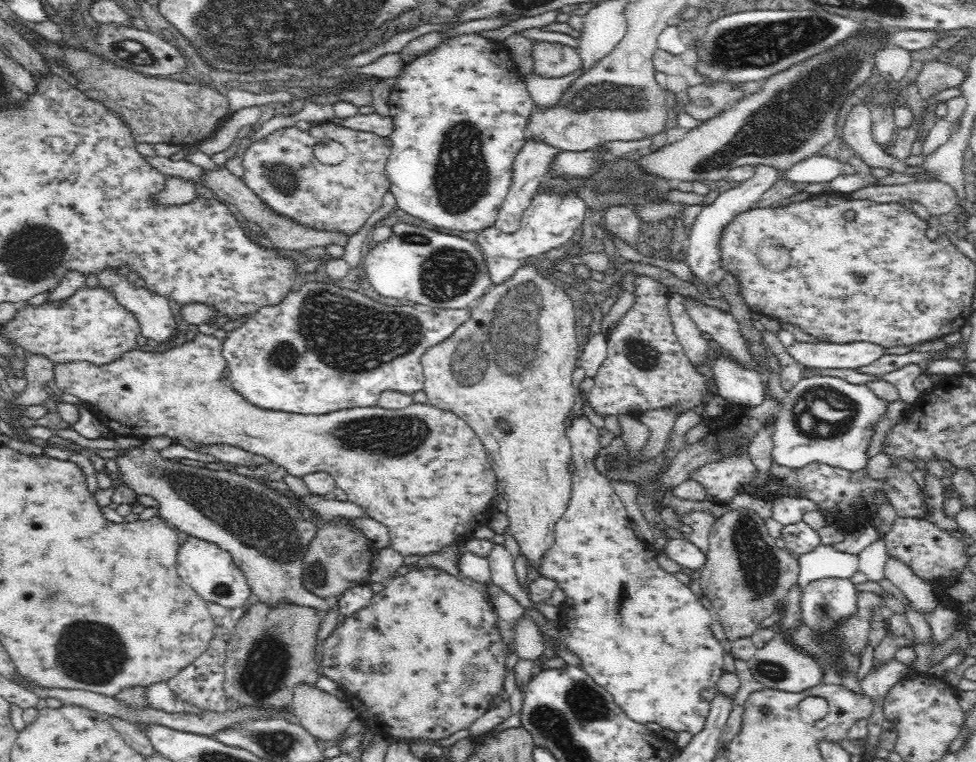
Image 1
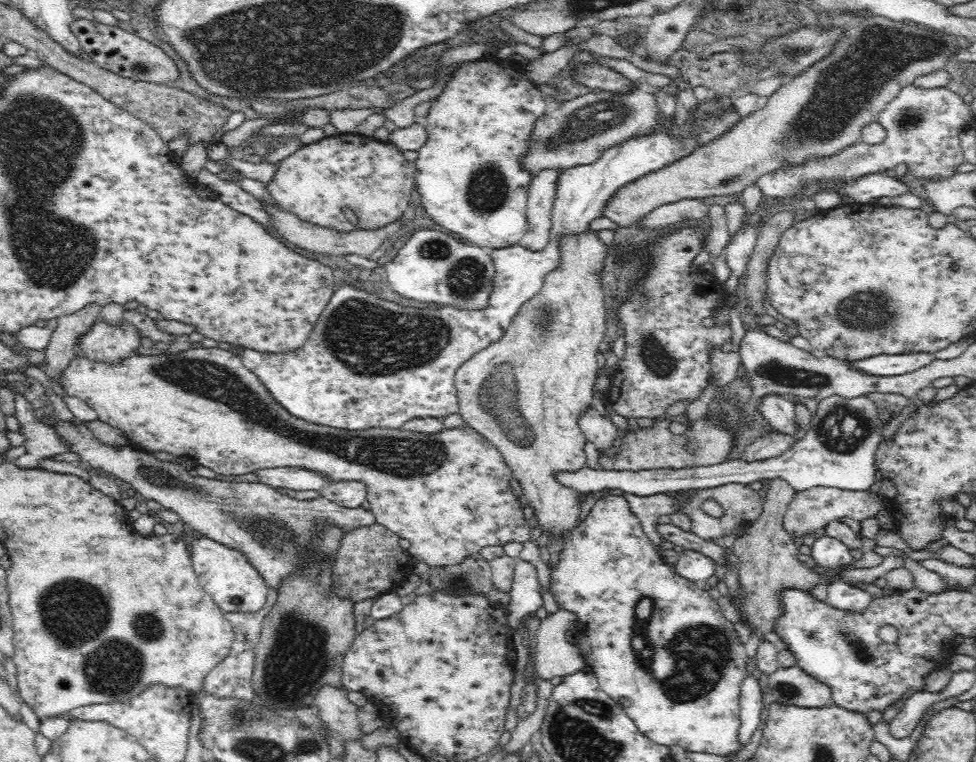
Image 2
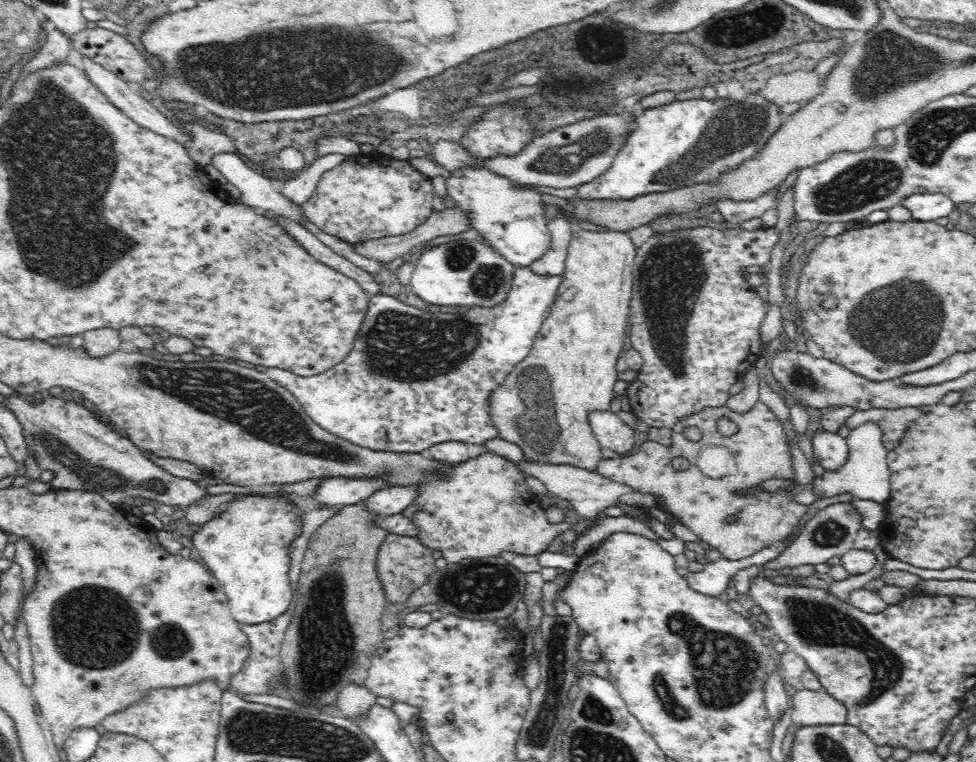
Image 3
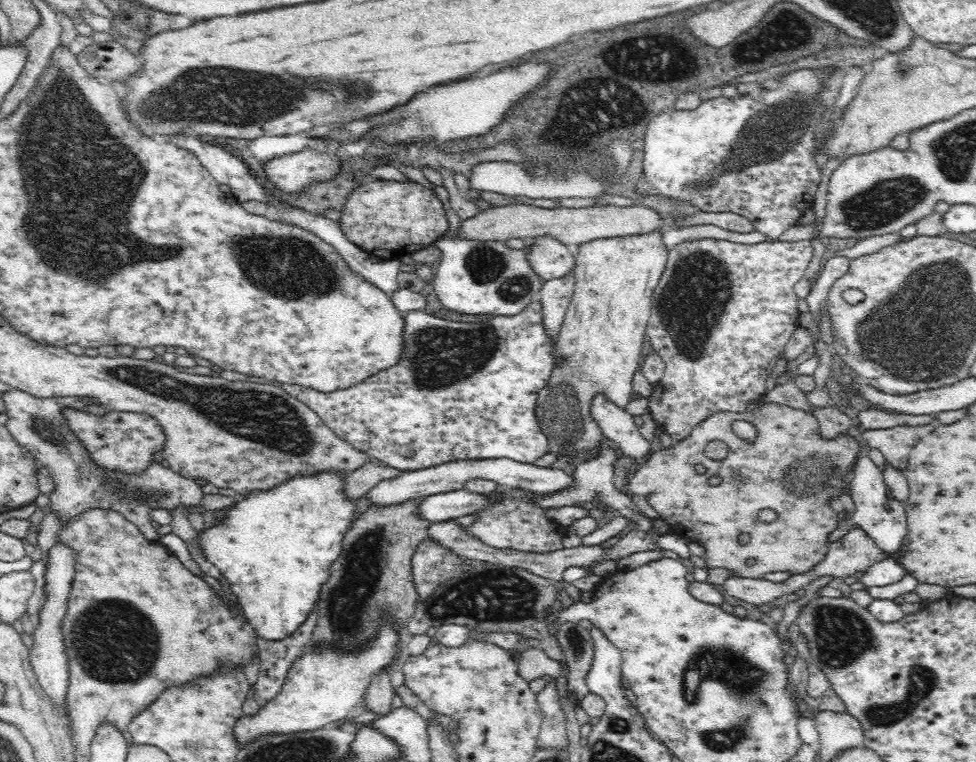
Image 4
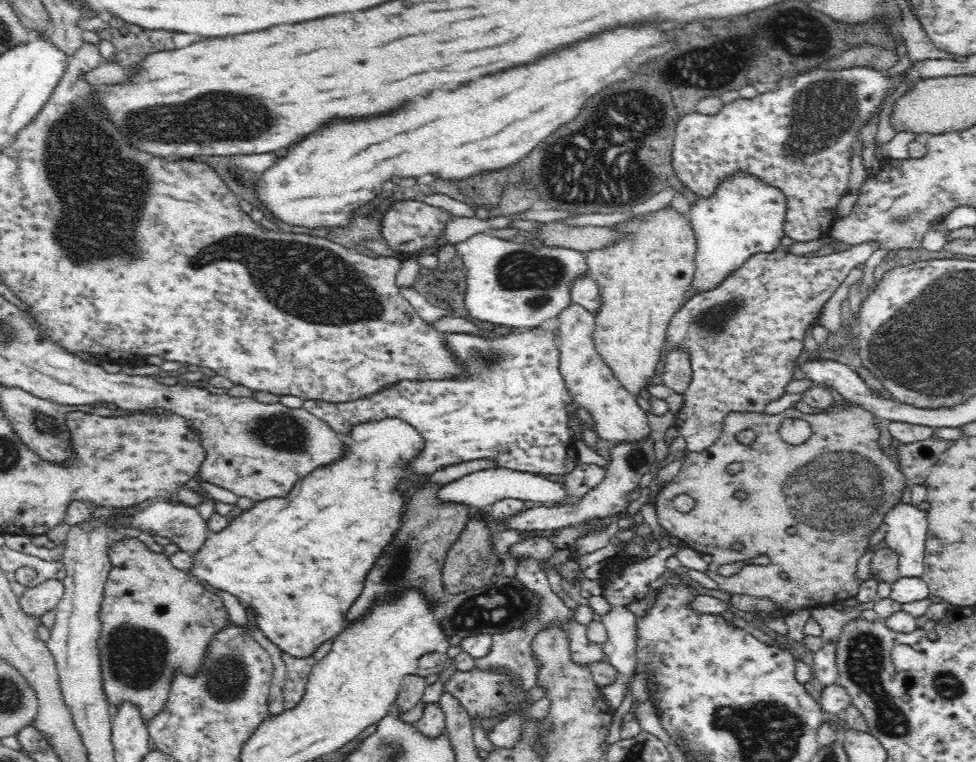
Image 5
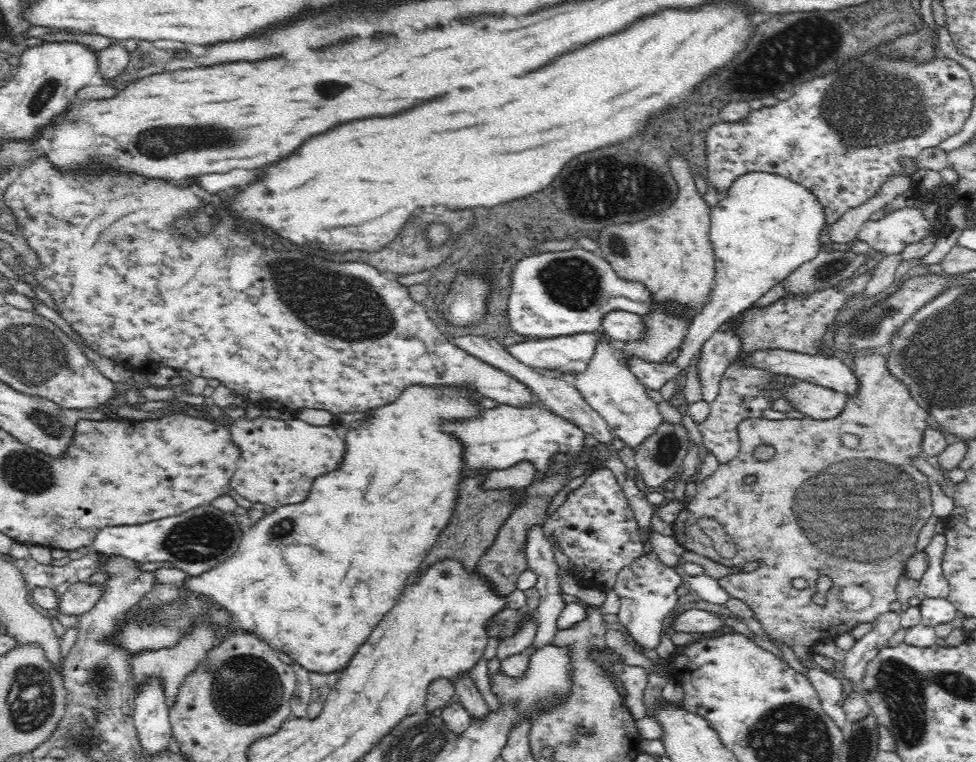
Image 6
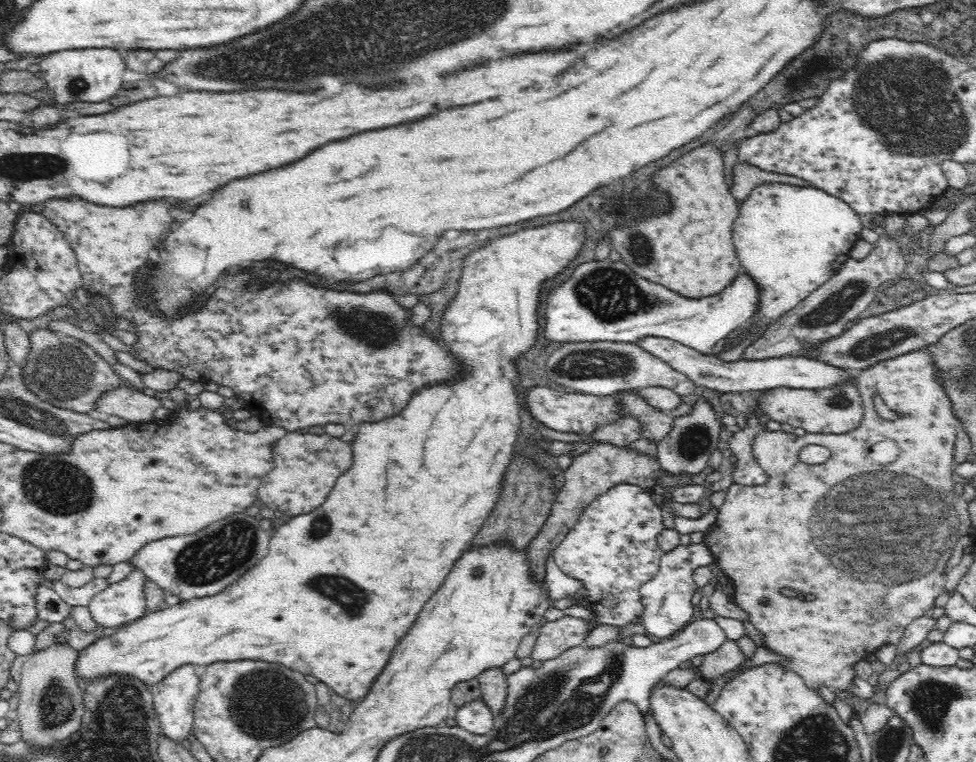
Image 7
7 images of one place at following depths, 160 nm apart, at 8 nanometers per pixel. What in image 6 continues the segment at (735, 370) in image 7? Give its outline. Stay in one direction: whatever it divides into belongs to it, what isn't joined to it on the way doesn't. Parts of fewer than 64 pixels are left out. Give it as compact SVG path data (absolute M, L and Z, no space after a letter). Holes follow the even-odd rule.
M616 311L603 320L605 333L617 342L642 340L644 334L643 317L624 311ZM768 349L766 352L754 352L750 358L750 362L759 369L768 370L776 376L787 376L788 378L795 378L798 381L806 381L824 388L830 388L848 396L858 392L859 382L853 369L850 369L835 356L831 357L828 354L808 354L790 352L784 349Z

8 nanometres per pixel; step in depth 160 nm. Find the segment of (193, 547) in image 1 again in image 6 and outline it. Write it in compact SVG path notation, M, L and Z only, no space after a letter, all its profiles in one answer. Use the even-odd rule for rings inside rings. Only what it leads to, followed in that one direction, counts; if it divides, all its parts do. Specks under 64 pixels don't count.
M410 385L400 393L400 396L389 405L382 405L375 408L362 421L358 427L350 428L346 434L346 454L344 454L342 464L334 472L328 472L324 476L319 476L311 484L311 492L306 501L299 504L280 505L274 514L268 514L262 518L254 528L244 532L242 548L238 554L228 558L222 566L214 568L208 574L187 580L188 592L184 599L176 603L167 603L165 606L154 606L152 610L132 609L125 616L124 627L110 638L110 643L114 647L122 647L128 653L142 653L143 650L166 649L173 645L177 638L182 638L187 629L191 628L192 619L203 616L208 604L212 604L214 609L226 609L230 615L229 629L240 629L245 633L254 633L261 641L269 644L278 654L282 653L290 660L298 663L306 670L319 675L333 675L347 669L349 662L357 653L357 650L368 640L376 624L380 622L385 614L396 604L396 600L402 596L406 586L416 584L420 570L418 566L422 564L426 552L436 544L441 532L449 527L455 512L460 506L462 498L461 482L465 481L466 470L462 468L463 460L458 460L458 444L446 436L446 432L438 432L438 420L462 420L462 416L474 416L478 412L478 403L486 400L476 390L470 388L457 387L424 387L421 385Z

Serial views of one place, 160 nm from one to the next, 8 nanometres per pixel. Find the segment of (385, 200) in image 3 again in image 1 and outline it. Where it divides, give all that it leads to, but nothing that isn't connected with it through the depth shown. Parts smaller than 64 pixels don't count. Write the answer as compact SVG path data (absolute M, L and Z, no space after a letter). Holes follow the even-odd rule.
M320 123L307 126L280 126L280 130L270 132L262 140L252 142L244 154L240 156L240 164L244 168L241 180L259 198L259 202L275 215L283 219L291 220L296 224L308 229L338 232L353 235L360 231L372 212L382 206L383 197L388 192L387 180L384 174L384 163L389 153L389 145L386 138L373 132L362 129L351 129L332 123ZM324 138L334 138L342 146L346 144L352 154L356 154L356 160L360 158L360 170L352 170L352 176L348 174L348 188L352 186L352 192L344 192L344 162L340 164L322 164L314 162L310 146L316 142L324 142Z

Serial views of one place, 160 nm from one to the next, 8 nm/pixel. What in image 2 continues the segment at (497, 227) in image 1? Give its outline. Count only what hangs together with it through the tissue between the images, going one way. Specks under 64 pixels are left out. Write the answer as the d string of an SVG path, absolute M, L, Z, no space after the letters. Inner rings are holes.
M544 167L532 171L526 189L524 218L526 230L522 232L518 243L524 248L541 249L547 240L547 229L550 228L550 207L553 203L558 169Z

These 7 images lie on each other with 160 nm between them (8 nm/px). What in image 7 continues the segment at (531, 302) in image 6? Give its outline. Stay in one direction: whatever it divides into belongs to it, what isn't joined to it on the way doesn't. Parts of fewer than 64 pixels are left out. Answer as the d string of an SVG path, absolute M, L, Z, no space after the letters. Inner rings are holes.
M612 260L576 266L562 282L550 284L542 304L544 338L554 342L639 344L648 337L662 337L705 355L712 355L716 346L734 336L734 328L750 320L754 320L754 284L748 274L738 275L714 296L686 298Z

